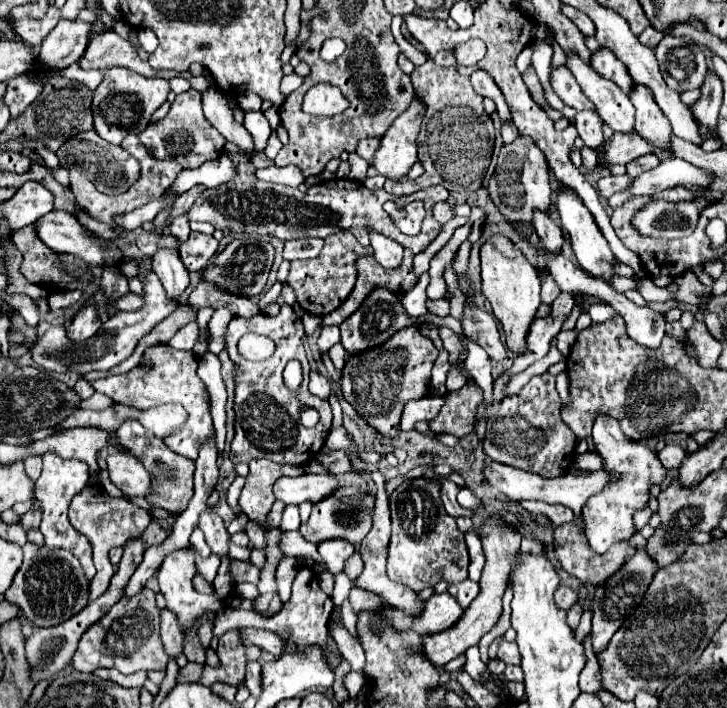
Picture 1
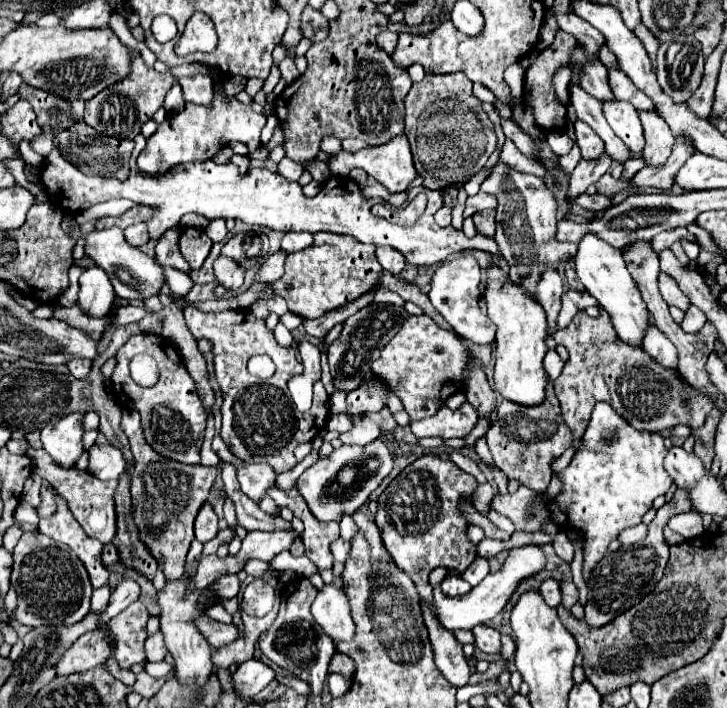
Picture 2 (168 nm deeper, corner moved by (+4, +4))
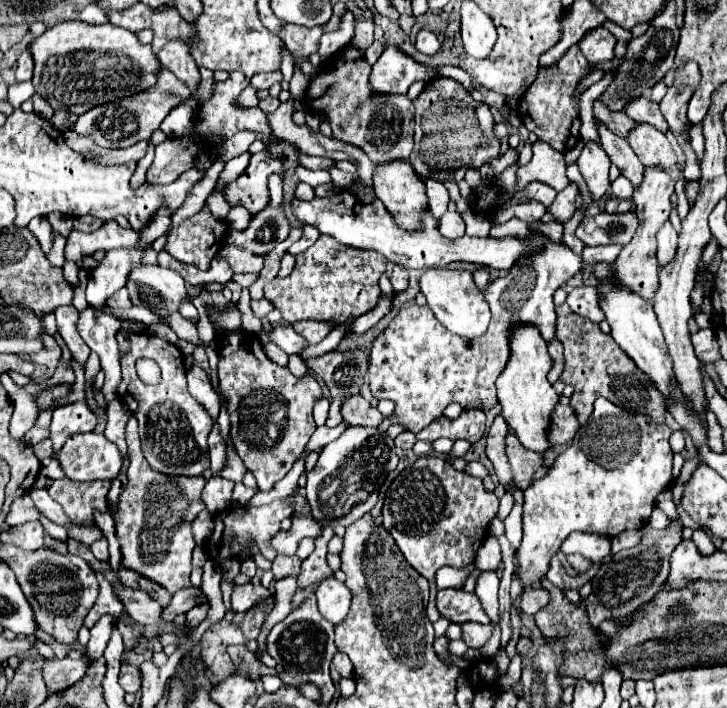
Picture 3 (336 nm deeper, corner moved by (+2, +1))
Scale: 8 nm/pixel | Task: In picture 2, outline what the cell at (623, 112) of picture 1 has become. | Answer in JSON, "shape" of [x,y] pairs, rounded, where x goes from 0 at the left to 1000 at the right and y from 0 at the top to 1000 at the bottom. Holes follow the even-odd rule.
{"shape":[[[840,141],[840,144],[829,144],[829,158],[843,186],[871,215],[882,215],[887,206],[887,195],[884,195],[884,178],[876,155],[868,147],[860,147],[854,141]]]}

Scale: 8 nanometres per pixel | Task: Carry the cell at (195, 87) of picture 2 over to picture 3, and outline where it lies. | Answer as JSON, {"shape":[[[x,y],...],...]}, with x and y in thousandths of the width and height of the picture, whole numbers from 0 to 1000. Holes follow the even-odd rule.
{"shape":[[[232,58],[221,72],[219,72],[219,89],[241,103],[252,117],[257,117],[257,126],[263,129],[263,137],[271,137],[271,123],[276,114],[276,103],[265,81],[260,78],[260,66],[249,58]]]}

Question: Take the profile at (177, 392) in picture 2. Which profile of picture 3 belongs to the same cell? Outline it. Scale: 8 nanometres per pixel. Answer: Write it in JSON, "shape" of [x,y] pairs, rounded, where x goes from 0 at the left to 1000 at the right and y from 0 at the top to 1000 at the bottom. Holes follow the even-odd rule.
{"shape":[[[186,470],[177,479],[177,499],[166,507],[166,518],[169,518],[169,538],[166,538],[164,561],[180,578],[183,578],[183,564],[188,566],[183,586],[191,595],[197,643],[205,651],[205,657],[227,671],[257,671],[257,674],[276,671],[287,660],[285,614],[293,603],[293,592],[285,586],[282,575],[271,569],[257,552],[252,499],[238,484],[221,476]],[[191,504],[205,504],[216,510],[224,527],[219,544],[202,547],[191,538],[188,527],[183,524],[183,513]]]}

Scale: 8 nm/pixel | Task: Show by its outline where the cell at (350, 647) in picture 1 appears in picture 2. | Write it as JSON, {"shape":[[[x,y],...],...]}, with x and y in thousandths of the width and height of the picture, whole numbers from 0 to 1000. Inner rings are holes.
{"shape":[[[447,825],[428,856],[428,867],[458,904],[483,904],[488,881],[480,867],[480,845],[469,825]]]}

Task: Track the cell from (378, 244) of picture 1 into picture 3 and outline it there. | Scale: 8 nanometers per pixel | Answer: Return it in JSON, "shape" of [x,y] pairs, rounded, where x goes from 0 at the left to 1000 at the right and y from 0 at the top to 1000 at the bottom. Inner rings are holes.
{"shape":[[[541,374],[541,383],[538,383],[538,400],[541,400],[541,408],[543,411],[554,411],[560,405],[560,380],[549,377],[549,374]]]}

